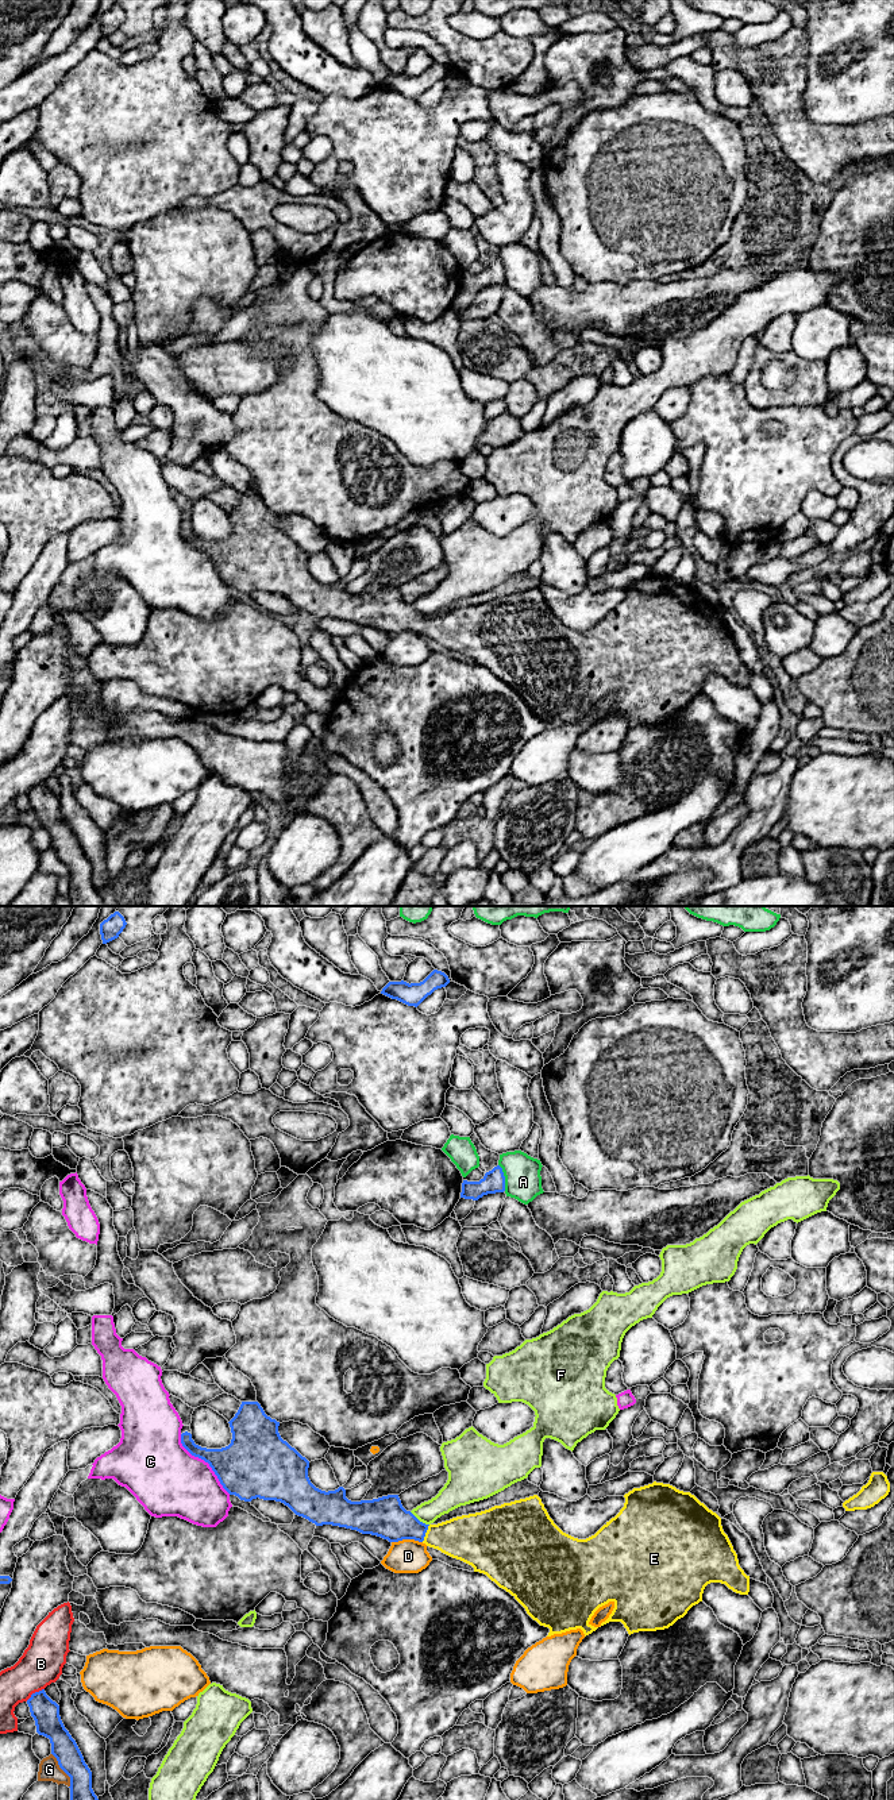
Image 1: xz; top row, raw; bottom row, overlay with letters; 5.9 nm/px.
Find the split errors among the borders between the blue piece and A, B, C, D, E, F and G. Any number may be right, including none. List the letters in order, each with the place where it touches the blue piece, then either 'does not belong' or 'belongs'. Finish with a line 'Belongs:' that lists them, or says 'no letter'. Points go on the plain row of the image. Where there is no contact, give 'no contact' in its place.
A: meets blue in xz at (504, 270); does not belong
B: meets blue in xz at (35, 785); does not belong
C: meets blue in xz at (205, 554); does not belong
D: meets blue in xz at (407, 631); does not belong
E: meets blue in xz at (426, 624); belongs
F: meets blue in xz at (417, 612); does not belong
G: meets blue in xz at (62, 862); does not belong
Belongs: E

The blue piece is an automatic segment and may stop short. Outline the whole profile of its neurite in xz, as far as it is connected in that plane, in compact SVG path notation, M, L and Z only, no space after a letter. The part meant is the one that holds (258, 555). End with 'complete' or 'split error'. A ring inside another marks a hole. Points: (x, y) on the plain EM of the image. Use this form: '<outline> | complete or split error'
M242 494L238 505L228 516L232 532L226 540L201 540L194 536L188 524L181 527L181 536L192 548L209 556L230 587L244 594L257 590L281 594L296 608L316 618L346 620L362 627L381 629L389 635L402 632L423 635L471 658L474 664L486 667L500 681L509 685L533 713L550 721L547 729L577 721L581 721L585 729L591 726L598 721L589 716L591 709L609 694L614 695L614 701L601 718L609 714L621 714L631 728L639 724L668 721L683 710L693 698L702 694L704 682L710 675L725 677L740 687L750 685L750 668L739 658L737 647L722 623L721 610L690 585L679 583L670 577L654 574L633 581L624 587L625 595L620 605L586 632L578 632L563 625L550 610L537 587L494 598L481 605L456 609L438 617L425 617L402 600L398 587L351 594L346 590L343 579L328 585L316 581L308 570L309 554L281 531L280 514L267 509L258 494Z | split error

